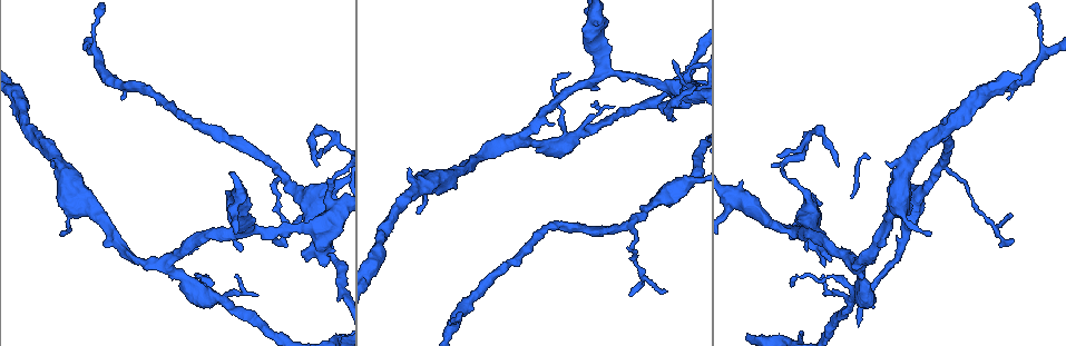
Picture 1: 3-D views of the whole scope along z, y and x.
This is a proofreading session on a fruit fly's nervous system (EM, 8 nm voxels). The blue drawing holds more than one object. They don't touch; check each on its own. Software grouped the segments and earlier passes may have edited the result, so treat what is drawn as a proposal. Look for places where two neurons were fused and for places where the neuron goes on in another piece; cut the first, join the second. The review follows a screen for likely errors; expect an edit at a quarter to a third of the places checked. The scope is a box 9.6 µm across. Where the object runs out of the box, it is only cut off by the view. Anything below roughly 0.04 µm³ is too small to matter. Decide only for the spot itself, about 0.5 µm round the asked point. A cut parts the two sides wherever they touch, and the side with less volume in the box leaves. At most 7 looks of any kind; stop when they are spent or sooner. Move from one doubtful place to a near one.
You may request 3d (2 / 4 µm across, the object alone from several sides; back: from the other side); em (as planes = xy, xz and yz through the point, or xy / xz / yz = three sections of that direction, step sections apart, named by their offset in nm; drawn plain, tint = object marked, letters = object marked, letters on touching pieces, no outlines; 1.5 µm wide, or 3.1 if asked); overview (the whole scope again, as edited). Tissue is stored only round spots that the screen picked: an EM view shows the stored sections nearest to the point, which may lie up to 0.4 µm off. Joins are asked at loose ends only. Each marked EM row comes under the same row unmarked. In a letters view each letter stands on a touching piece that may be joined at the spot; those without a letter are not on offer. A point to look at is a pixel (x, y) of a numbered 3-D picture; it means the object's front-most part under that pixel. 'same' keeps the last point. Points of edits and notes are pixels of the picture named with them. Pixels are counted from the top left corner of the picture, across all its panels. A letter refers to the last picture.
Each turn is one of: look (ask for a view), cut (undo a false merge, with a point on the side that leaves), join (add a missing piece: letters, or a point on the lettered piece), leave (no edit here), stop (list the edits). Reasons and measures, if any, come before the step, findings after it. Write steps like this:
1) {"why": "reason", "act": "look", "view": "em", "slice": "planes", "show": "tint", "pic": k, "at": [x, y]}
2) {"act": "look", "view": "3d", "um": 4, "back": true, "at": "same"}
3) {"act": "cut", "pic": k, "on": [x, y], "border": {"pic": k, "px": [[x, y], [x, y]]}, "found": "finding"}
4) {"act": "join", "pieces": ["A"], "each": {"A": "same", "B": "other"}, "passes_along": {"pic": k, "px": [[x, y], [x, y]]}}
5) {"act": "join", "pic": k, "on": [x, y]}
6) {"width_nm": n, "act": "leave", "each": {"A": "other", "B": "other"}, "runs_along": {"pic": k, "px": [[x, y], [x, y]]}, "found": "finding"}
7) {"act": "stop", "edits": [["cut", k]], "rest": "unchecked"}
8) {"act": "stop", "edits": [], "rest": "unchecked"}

{"why": "sudden change in width", "act": "look", "view": "em", "slice": "xy", "step": 8, "show": "tint", "pic": 1, "at": [168, 265]}

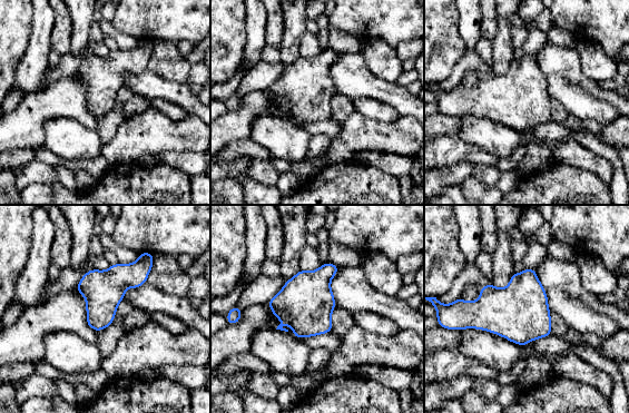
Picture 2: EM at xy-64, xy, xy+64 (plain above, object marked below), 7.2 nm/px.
{"why": "another direction", "act": "look", "view": "em", "slice": "planes", "show": "letters", "at": "same"}

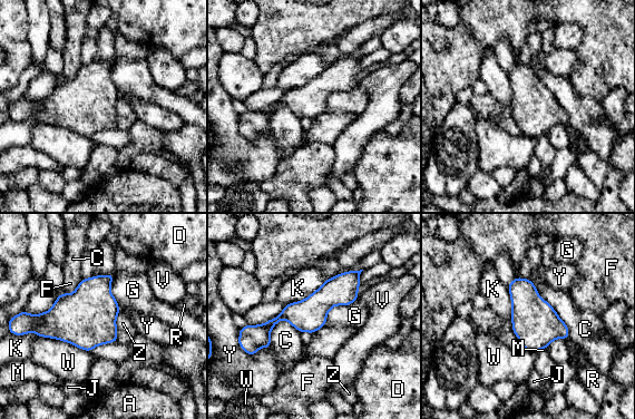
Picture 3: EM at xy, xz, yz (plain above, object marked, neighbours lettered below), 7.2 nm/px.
{"act": "leave", "each": {"A": "other", "C": "other", "D": "other", "F": "other", "G": "other", "J": "other", "K": "other", "M": "other", "R": "other", "V": "other", "W": "other", "Y": "other", "Z": "other"}, "border": {"pic": 3, "px": [[118, 313], [116, 318], [116, 341]]}, "found": "all the same neuron"}

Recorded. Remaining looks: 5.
{"why": "branch stops here", "act": "look", "view": "em", "slice": "planes", "show": "tint", "pic": 1, "at": [631, 294]}

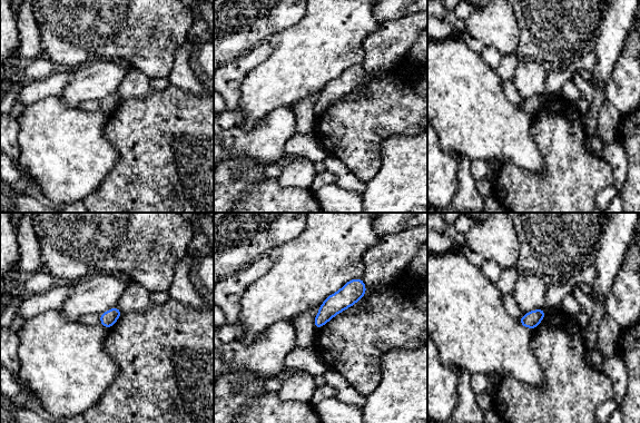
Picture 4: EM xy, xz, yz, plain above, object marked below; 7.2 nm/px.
{"why": "what lies round it", "act": "look", "view": "em", "slice": "planes", "show": "letters", "at": "same"}

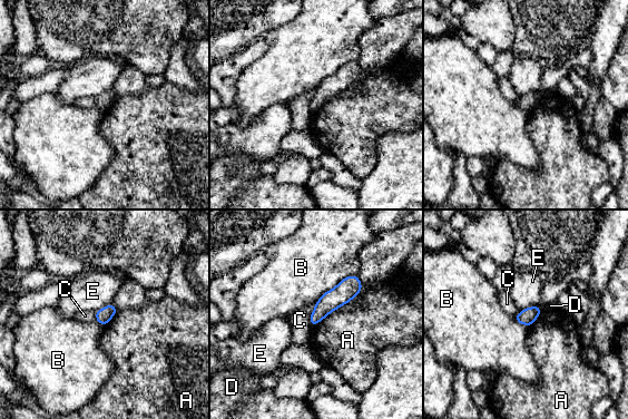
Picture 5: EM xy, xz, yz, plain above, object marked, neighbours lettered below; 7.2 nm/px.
{"width_nm": 110, "act": "leave", "each": {"A": "other", "B": "other", "C": "other", "D": "other", "E": "other"}, "border": {"pic": 5, "px": [[352, 299], [334, 309], [312, 327]]}, "found": "no lettered piece goes on from it"}

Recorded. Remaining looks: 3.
{"why": "sudden change in width", "act": "look", "view": "em", "slice": "yz", "step": 8, "show": "letters", "pic": 1, "at": [807, 192]}

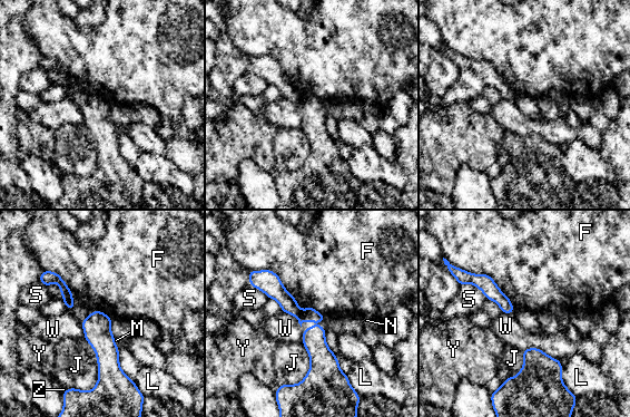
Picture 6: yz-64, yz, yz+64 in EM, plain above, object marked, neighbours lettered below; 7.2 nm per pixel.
{"act": "cut", "pic": 6, "on": [275, 290], "each": {"F": "other", "J": "other", "L": "other", "M": "other", "N": "other", "S": "other", "W": "other", "Y": "other", "Z": "other"}, "part_leaving": {"pic": 6, "px": [[481, 277], [510, 310]]}, "found": "a second neuron is stuck on"}

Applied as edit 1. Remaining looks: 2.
{"act": "stop", "edits": [["cut", 6]], "rest": "unchecked"}

